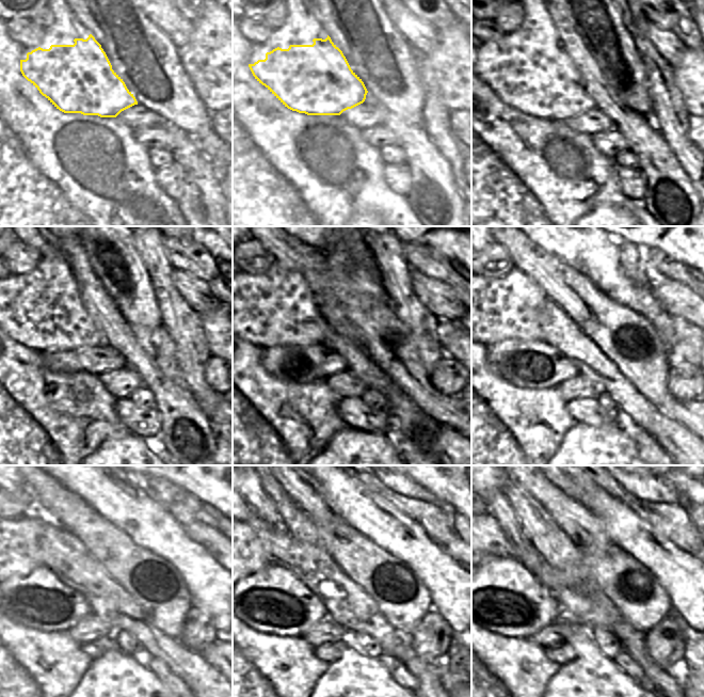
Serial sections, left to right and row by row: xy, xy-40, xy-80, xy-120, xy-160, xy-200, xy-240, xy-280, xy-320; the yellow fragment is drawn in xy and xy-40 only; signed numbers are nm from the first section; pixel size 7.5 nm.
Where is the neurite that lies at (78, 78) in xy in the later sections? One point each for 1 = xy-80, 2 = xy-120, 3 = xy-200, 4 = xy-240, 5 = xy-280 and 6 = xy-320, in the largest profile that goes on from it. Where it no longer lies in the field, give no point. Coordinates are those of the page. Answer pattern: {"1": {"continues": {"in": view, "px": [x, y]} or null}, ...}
{"1": {"continues": {"in": "xy-80", "px": [542, 80]}}, "2": {"continues": {"in": "xy-120", "px": [54, 319]}}, "3": {"continues": {"in": "xy-200", "px": [493, 323]}}, "4": {"continues": {"in": "xy-240", "px": [15, 559]}}, "5": {"continues": {"in": "xy-280", "px": [254, 555]}}, "6": {"continues": {"in": "xy-320", "px": [493, 543]}}}

